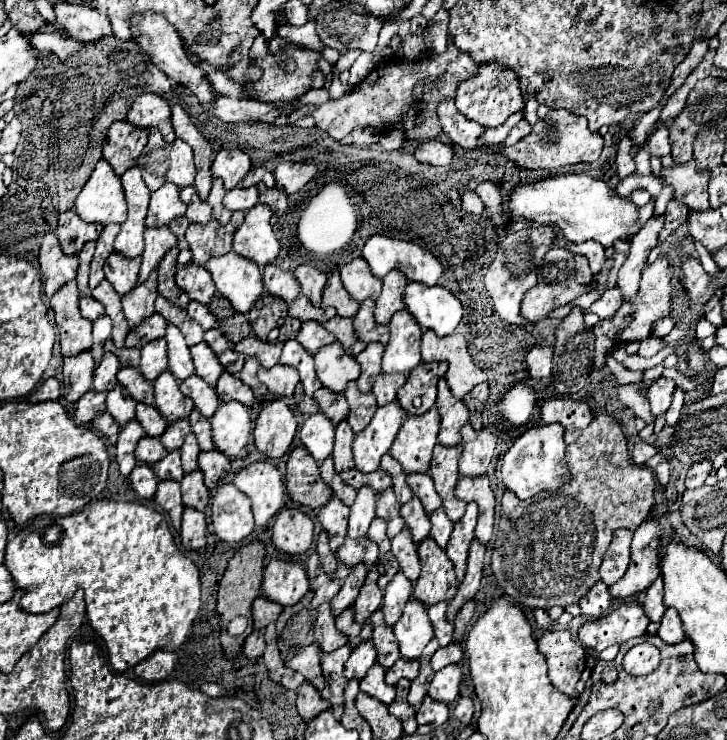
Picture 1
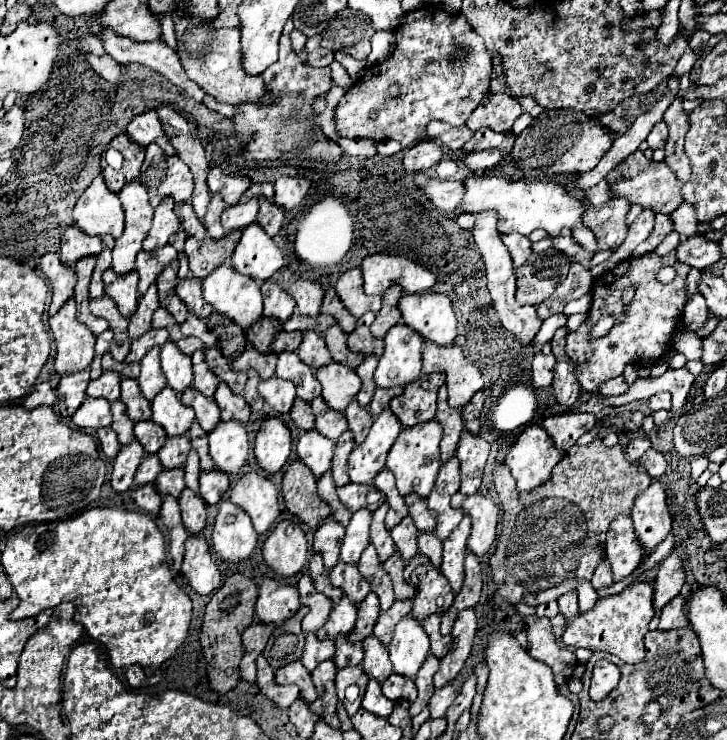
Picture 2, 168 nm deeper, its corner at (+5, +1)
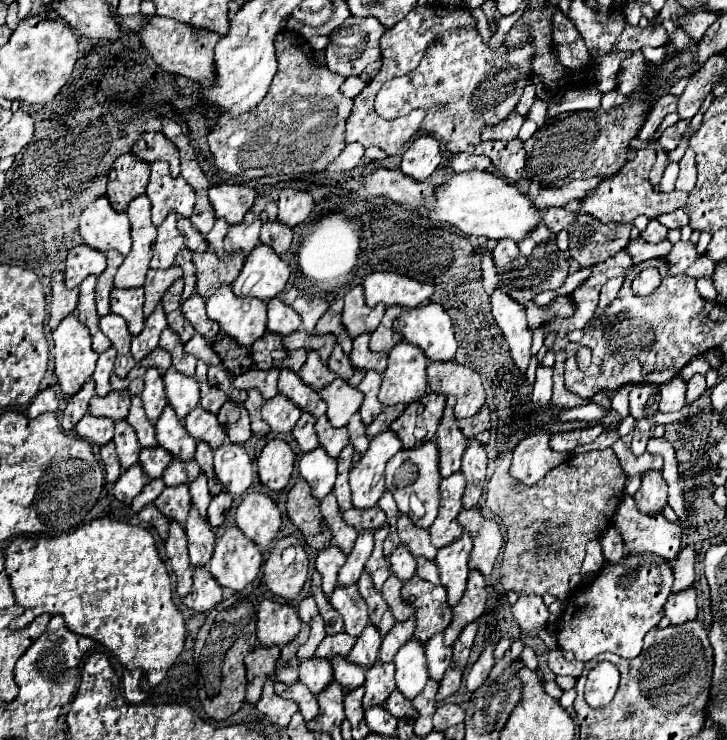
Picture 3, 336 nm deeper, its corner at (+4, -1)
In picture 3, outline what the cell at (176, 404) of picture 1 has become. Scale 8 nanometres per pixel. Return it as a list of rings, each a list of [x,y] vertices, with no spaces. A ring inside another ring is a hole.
[[[166,406],[162,416],[156,422],[156,438],[158,444],[168,450],[178,460],[190,460],[196,452],[196,440],[186,432],[186,428],[176,418],[176,412]]]

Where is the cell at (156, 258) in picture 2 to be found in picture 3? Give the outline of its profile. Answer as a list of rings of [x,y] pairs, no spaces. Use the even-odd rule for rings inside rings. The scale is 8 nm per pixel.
[[[172,266],[168,270],[150,270],[146,276],[146,304],[144,304],[144,316],[150,316],[150,312],[154,312],[156,304],[162,300],[164,292],[178,280],[182,278],[182,268],[180,266]]]

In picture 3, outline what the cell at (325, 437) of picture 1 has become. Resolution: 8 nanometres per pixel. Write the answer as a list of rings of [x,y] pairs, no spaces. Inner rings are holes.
[[[322,448],[306,452],[300,458],[300,476],[310,484],[312,496],[322,500],[334,488],[336,460],[330,458]]]

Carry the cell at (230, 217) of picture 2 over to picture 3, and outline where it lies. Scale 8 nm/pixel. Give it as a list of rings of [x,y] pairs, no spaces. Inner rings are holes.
[[[256,218],[252,224],[236,224],[230,226],[228,236],[224,238],[224,248],[226,254],[234,254],[234,252],[244,252],[248,254],[254,246],[260,244],[258,240],[258,232],[260,232],[260,220]]]

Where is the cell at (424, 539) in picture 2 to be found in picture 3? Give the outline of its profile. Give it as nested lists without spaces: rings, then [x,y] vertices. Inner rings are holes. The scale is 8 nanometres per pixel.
[[[418,558],[418,570],[416,574],[422,578],[422,580],[428,580],[430,584],[438,586],[440,584],[440,576],[438,576],[438,568],[434,562],[426,560],[426,558]]]

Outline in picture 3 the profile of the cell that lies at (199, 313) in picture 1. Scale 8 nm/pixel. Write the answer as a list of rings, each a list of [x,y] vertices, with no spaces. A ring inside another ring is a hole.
[[[194,334],[192,336],[192,340],[184,346],[186,350],[186,354],[192,354],[192,356],[196,356],[198,360],[204,360],[208,366],[218,366],[220,364],[220,360],[218,360],[218,356],[214,354],[214,350],[208,346],[208,342],[200,336],[200,334]]]

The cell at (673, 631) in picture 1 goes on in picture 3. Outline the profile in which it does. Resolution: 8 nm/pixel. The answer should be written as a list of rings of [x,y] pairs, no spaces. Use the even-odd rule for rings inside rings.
[[[686,588],[686,592],[674,592],[668,596],[668,602],[664,606],[664,614],[670,618],[672,624],[684,624],[688,620],[694,620],[698,614],[696,608],[696,590]]]

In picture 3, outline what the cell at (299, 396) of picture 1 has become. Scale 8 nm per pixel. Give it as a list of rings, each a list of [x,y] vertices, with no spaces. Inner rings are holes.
[[[302,412],[302,418],[298,420],[296,428],[292,430],[292,436],[294,436],[294,440],[300,446],[300,452],[310,452],[310,450],[320,446],[318,444],[318,436],[314,432],[314,422],[316,420],[308,412]]]

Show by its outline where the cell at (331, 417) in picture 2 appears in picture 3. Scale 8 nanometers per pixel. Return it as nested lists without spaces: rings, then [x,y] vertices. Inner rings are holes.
[[[326,416],[316,420],[316,434],[320,440],[320,446],[328,452],[328,456],[338,458],[342,448],[348,444],[348,430],[346,428],[334,428]]]

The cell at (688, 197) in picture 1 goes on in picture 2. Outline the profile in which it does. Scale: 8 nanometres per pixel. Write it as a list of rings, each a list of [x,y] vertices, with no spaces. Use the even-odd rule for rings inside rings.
[[[641,150],[633,152],[629,158],[625,158],[609,176],[609,186],[613,196],[625,196],[629,202],[633,204],[641,204],[643,208],[651,208],[655,212],[663,212],[663,214],[671,214],[673,210],[677,210],[677,206],[681,206],[683,202],[683,182],[669,170],[669,166],[665,162],[655,162],[655,160],[647,160],[643,156]]]

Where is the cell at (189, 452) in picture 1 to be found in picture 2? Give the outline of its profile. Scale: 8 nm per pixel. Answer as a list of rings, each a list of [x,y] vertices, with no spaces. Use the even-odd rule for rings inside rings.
[[[191,450],[187,454],[187,460],[185,460],[185,484],[193,490],[193,492],[199,492],[199,458],[197,458],[197,452]]]

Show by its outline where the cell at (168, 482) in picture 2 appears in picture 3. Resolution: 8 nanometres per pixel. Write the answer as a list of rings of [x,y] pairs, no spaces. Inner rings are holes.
[[[174,486],[174,488],[166,488],[162,492],[162,496],[158,496],[158,500],[154,502],[154,506],[168,518],[168,520],[176,520],[182,526],[186,524],[186,516],[190,512],[190,492],[188,486]]]

